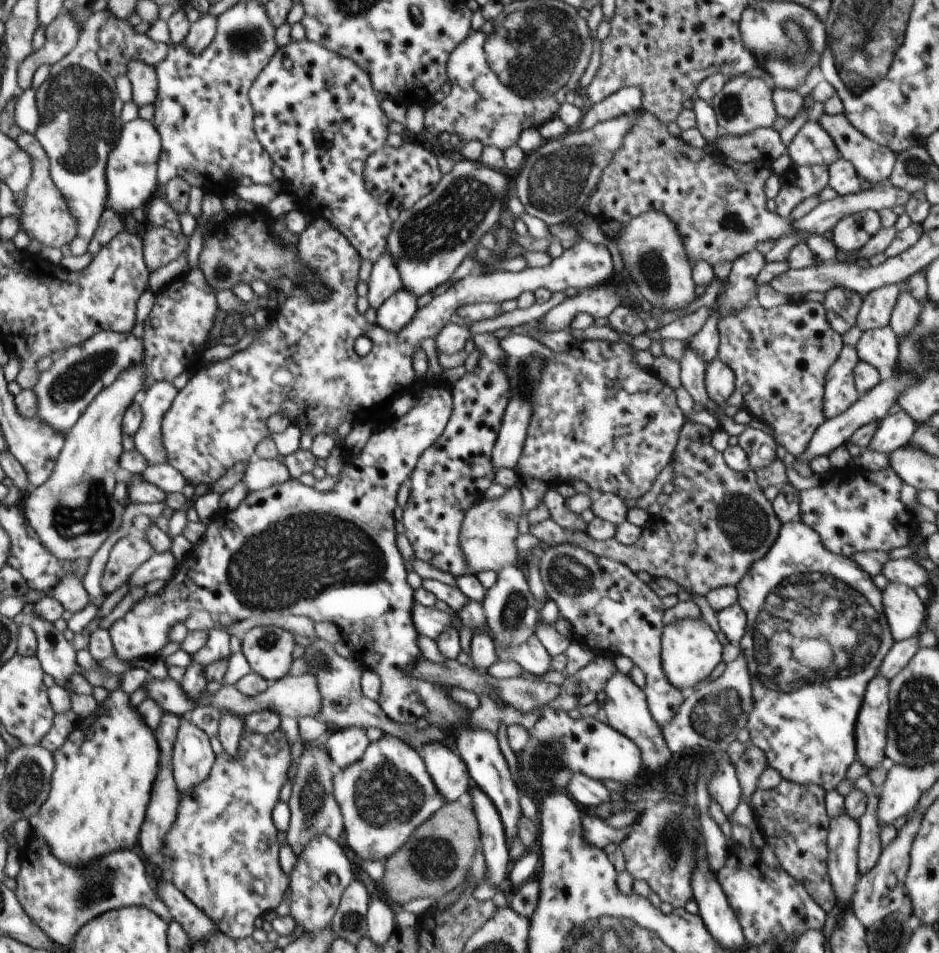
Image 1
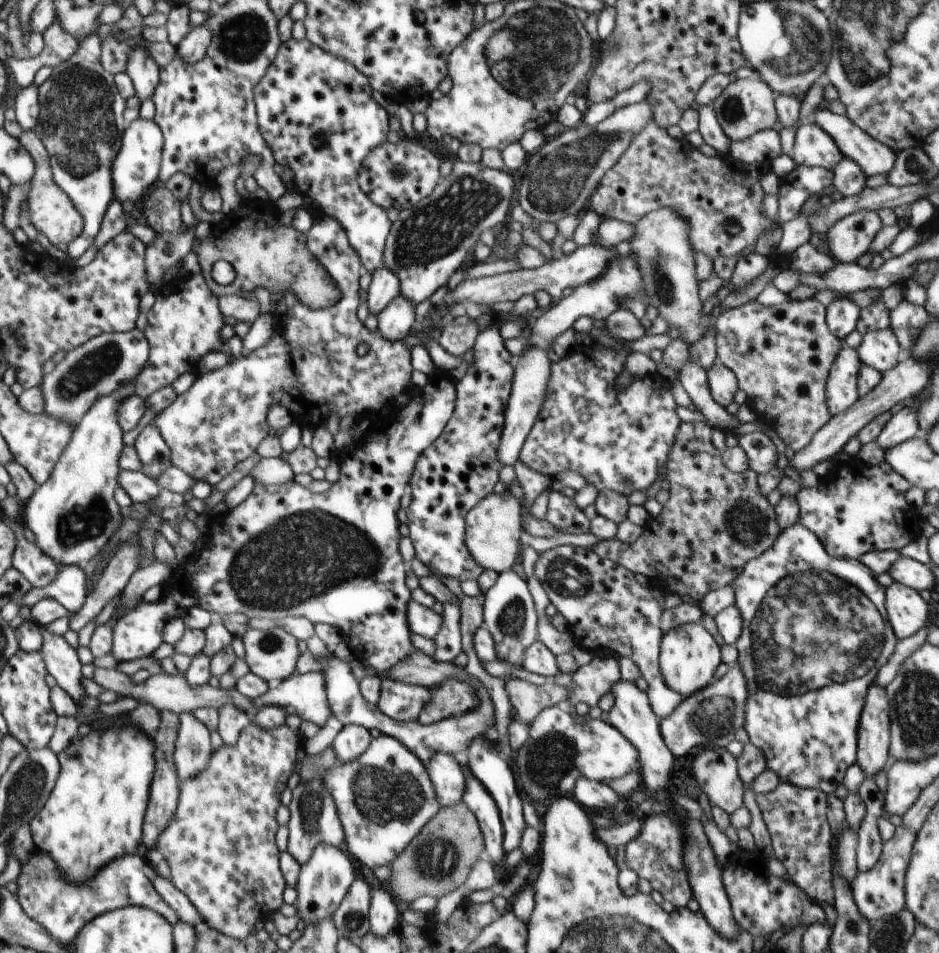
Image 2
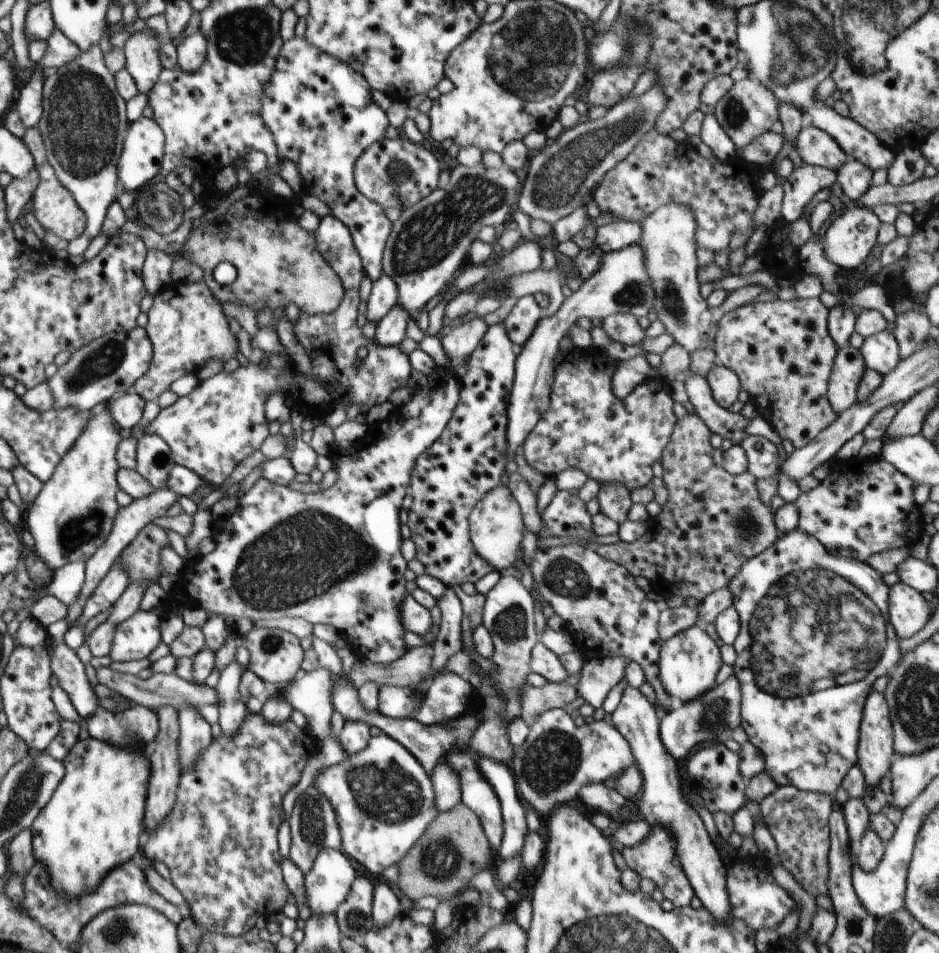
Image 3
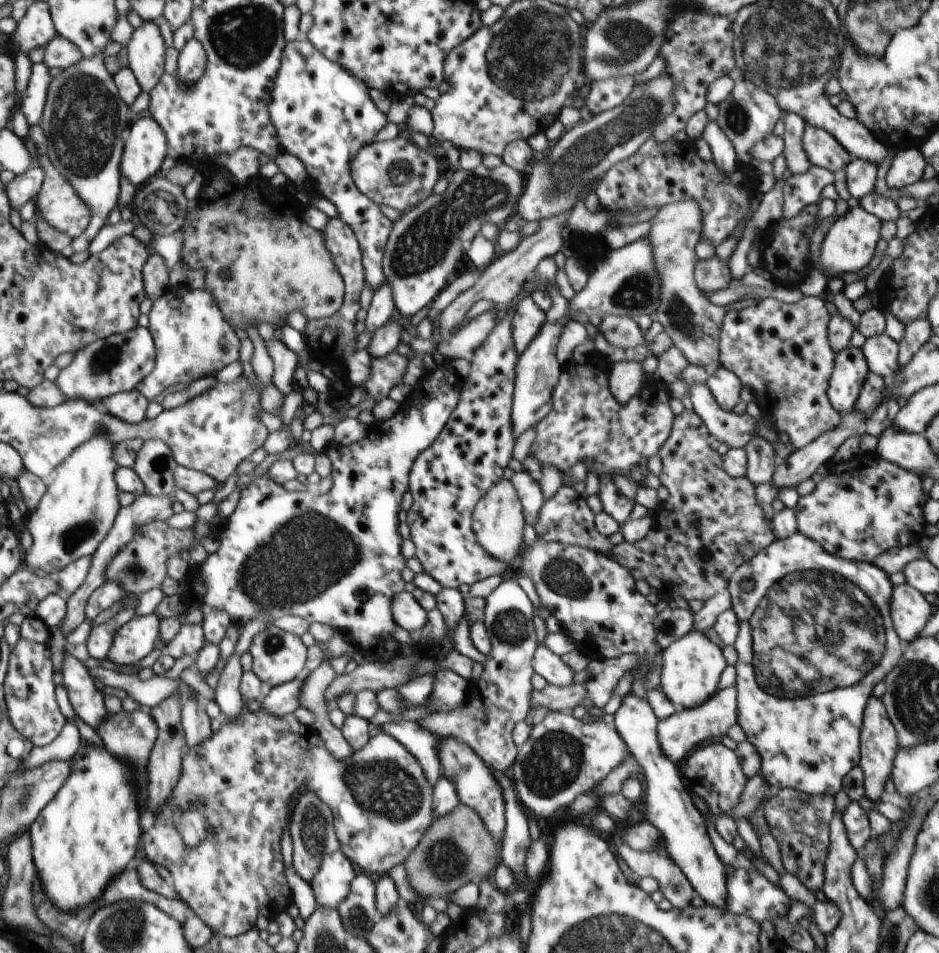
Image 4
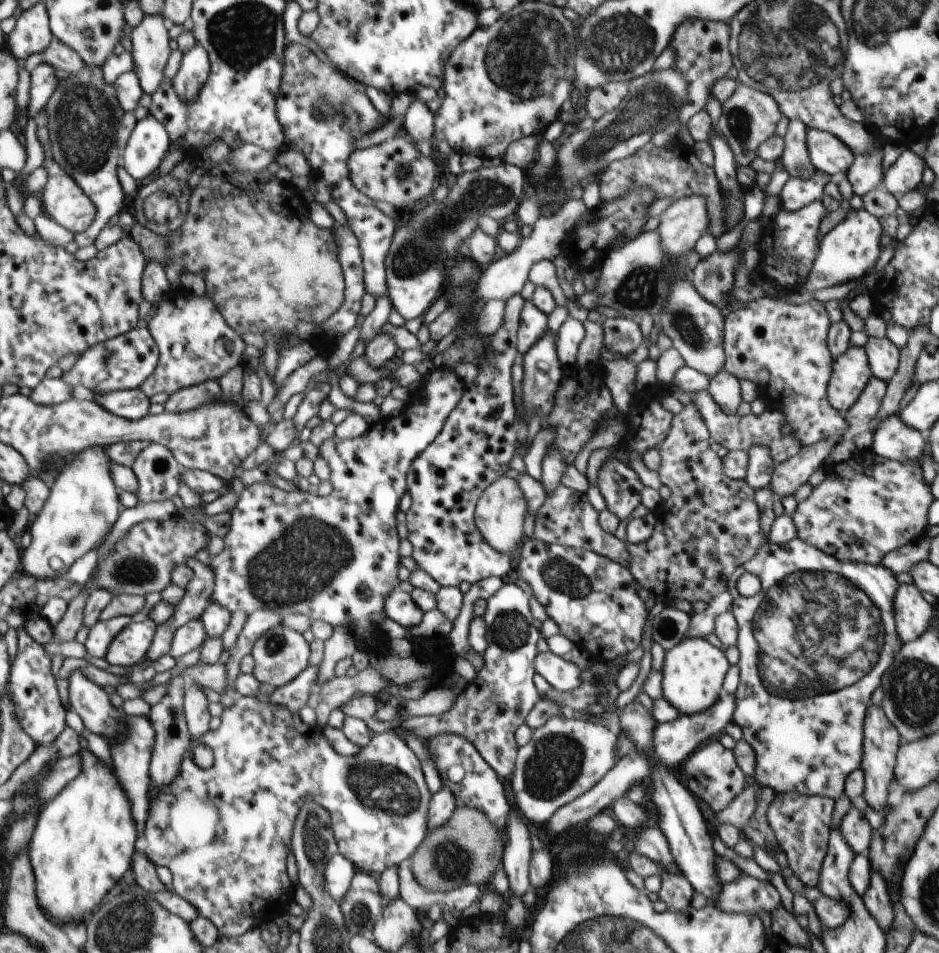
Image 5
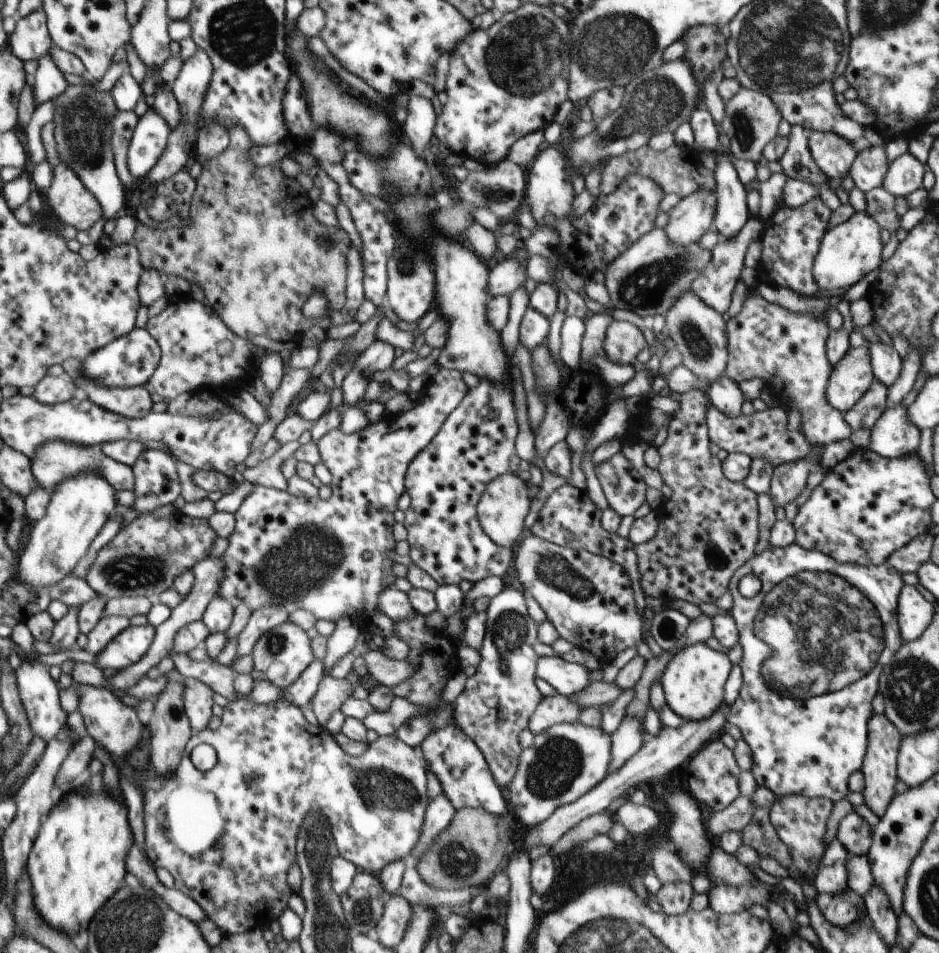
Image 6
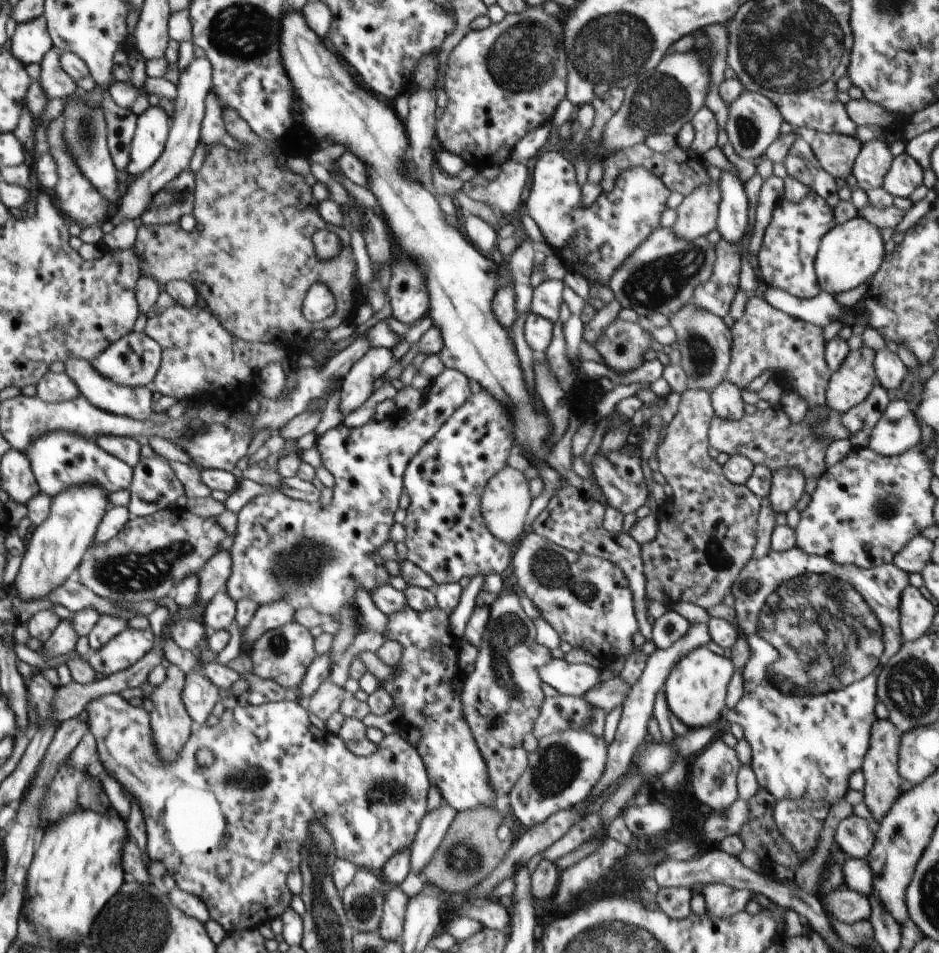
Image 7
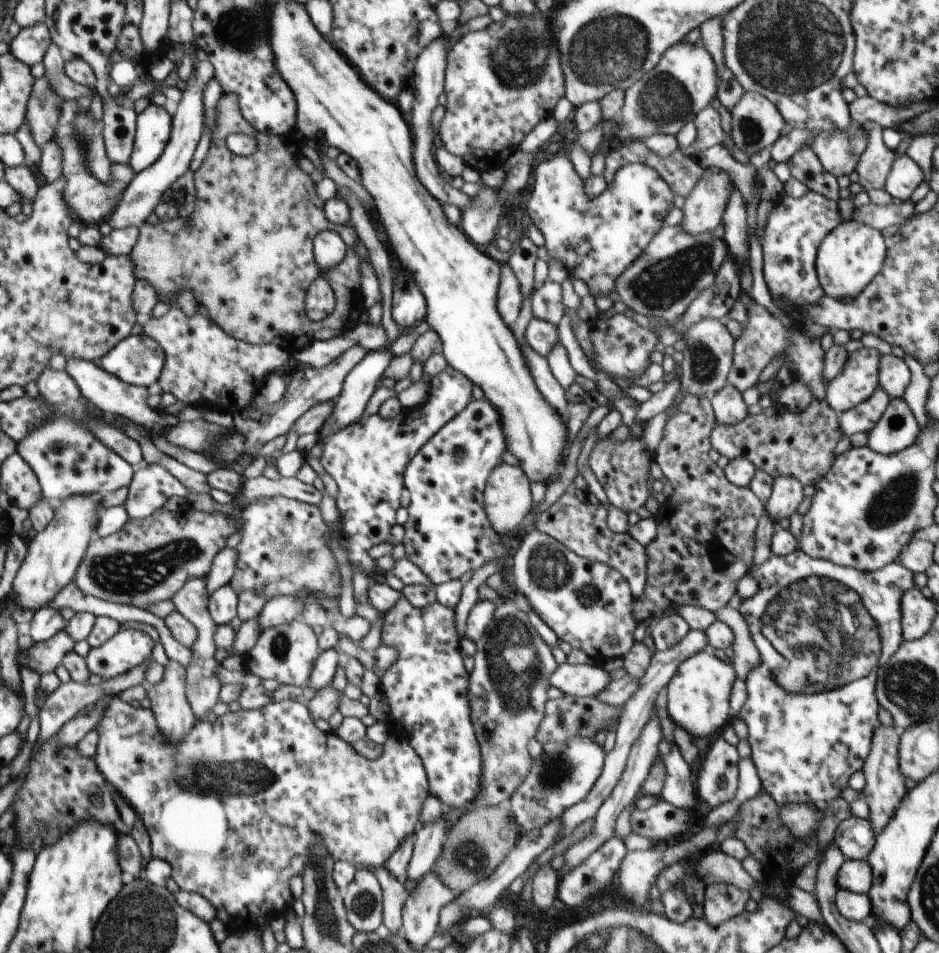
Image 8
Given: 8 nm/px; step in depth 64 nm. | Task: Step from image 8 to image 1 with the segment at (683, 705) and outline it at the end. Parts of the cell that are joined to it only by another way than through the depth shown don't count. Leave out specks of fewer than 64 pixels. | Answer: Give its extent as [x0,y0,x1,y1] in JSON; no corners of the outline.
[661,617,723,694]

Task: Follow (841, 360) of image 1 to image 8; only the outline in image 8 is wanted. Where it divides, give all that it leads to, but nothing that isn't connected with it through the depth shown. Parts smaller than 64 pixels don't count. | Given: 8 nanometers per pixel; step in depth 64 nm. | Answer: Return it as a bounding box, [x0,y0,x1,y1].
[825,347,880,413]

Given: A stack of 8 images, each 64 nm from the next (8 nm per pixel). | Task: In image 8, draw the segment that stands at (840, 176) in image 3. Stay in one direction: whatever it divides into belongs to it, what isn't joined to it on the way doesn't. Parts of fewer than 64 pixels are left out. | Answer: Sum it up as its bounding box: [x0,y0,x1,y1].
[855,121,897,191]

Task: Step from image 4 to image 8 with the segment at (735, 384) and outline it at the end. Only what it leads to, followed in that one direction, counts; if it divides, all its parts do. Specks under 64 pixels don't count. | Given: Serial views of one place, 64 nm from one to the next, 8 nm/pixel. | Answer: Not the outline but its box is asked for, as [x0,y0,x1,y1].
[711,383,749,425]

